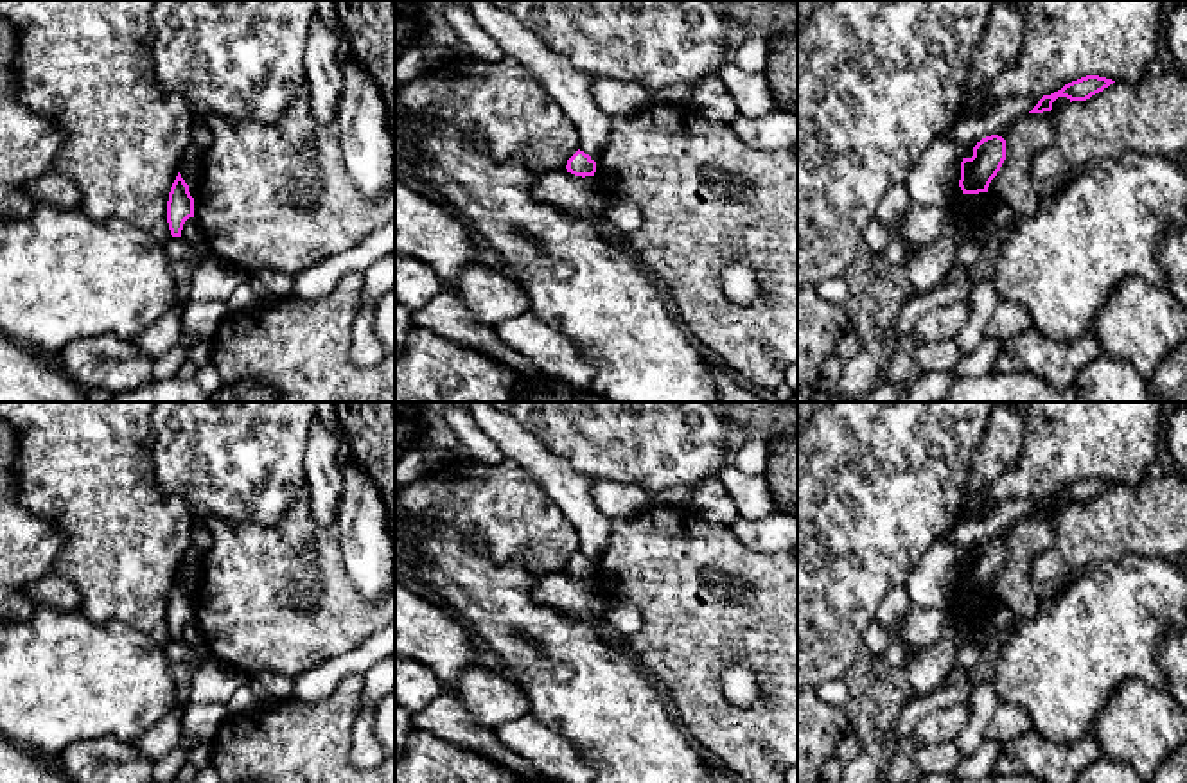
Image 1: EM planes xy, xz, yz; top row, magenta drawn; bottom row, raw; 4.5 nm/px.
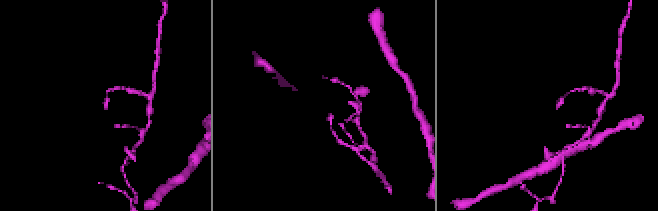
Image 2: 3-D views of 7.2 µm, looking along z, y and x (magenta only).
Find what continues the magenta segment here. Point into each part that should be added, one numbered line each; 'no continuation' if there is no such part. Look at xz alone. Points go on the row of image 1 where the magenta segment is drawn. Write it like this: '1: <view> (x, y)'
no continuation

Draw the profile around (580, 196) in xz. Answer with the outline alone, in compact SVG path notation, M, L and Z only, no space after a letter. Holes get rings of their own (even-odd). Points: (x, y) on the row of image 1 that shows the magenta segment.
M567 169L541 174L532 194L539 201L589 221L603 216L607 198L596 176L575 176Z

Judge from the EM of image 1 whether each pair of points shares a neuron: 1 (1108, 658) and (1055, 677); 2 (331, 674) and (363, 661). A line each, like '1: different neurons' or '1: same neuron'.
1: same neuron
2: same neuron

